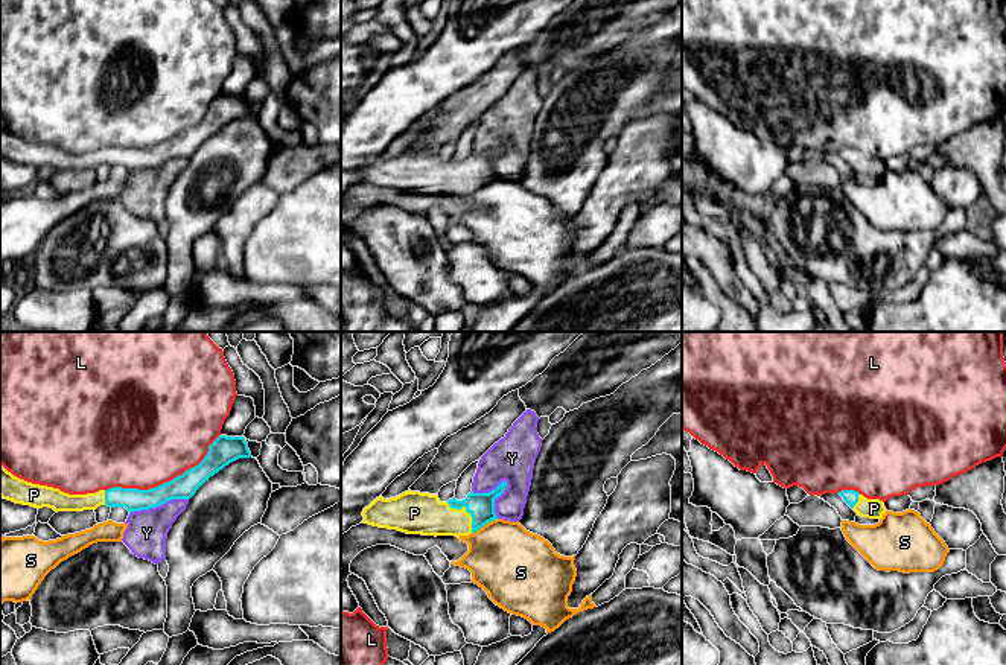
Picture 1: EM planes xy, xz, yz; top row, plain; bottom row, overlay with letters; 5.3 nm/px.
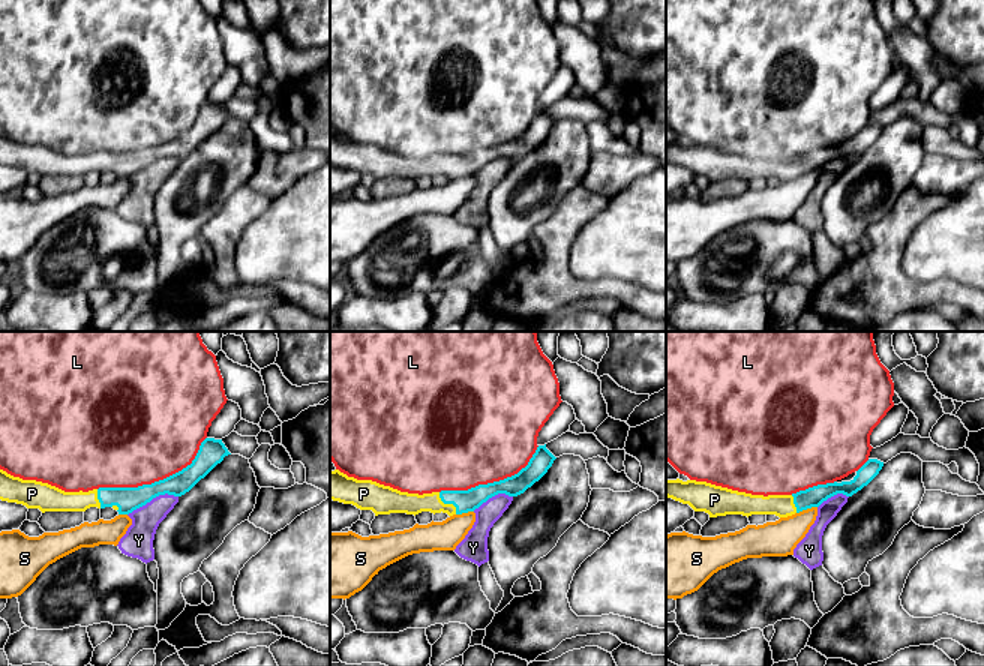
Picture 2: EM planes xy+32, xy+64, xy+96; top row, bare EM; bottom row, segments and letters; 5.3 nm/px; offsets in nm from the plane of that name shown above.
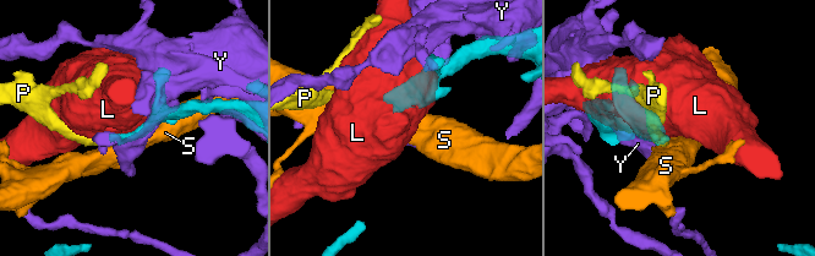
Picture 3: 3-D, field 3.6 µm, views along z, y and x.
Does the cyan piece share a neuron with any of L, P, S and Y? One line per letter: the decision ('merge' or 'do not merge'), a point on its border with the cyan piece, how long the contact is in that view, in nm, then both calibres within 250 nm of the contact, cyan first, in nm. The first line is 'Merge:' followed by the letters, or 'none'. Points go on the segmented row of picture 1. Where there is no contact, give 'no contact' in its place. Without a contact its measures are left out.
Merge: P
L: do not merge | xy (166, 483) | 700 nm | 130/480 nm
P: merge | xz (466, 510) | 220 nm | 140/220 nm
S: do not merge | xz (484, 524) | 170 nm | 140/400 nm
Y: do not merge | xz (506, 484) | 220 nm | 140/240 nm

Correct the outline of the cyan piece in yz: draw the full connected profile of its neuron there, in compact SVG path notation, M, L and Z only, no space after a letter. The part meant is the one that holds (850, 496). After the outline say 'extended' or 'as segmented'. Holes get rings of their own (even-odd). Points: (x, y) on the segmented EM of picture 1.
M842 490L839 495L861 517L881 519L887 511L880 499L868 499L855 490Z; extended

